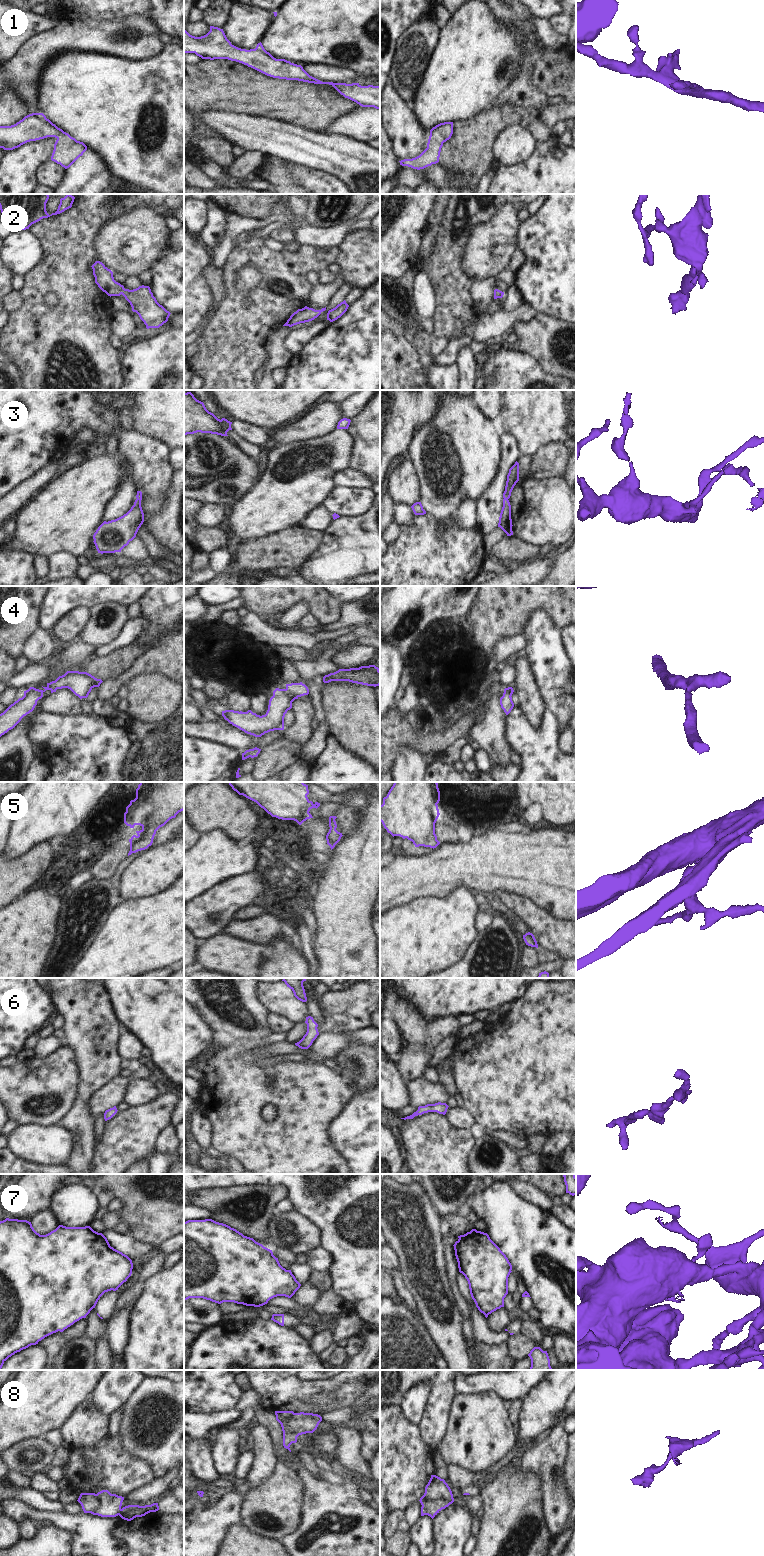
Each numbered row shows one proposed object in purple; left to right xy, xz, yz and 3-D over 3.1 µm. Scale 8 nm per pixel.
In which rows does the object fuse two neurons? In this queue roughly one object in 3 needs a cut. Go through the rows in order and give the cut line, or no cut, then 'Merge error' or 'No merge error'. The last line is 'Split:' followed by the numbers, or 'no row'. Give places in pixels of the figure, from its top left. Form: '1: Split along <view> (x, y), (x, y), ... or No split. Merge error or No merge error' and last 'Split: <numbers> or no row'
1: No split. No merge error
2: No split. No merge error
3: No split. No merge error
4: No split. No merge error
5: No split. No merge error
6: No split. No merge error
7: Split along yz (484, 1313), (488, 1314). Merge error
8: Split along yz (423, 1495), (428, 1499), (447, 1498), (452, 1502). Merge error
Split: 7, 8

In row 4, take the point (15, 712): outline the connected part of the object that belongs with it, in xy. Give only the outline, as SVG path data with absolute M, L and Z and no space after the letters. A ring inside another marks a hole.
M67 671L59 676L55 681L47 683L45 690L30 687L24 691L24 696L11 704L0 714L0 737L13 729L21 719L32 712L37 705L37 701L43 697L46 690L51 693L57 689L68 688L80 699L87 698L94 687L99 687L103 681L97 679L87 672Z

